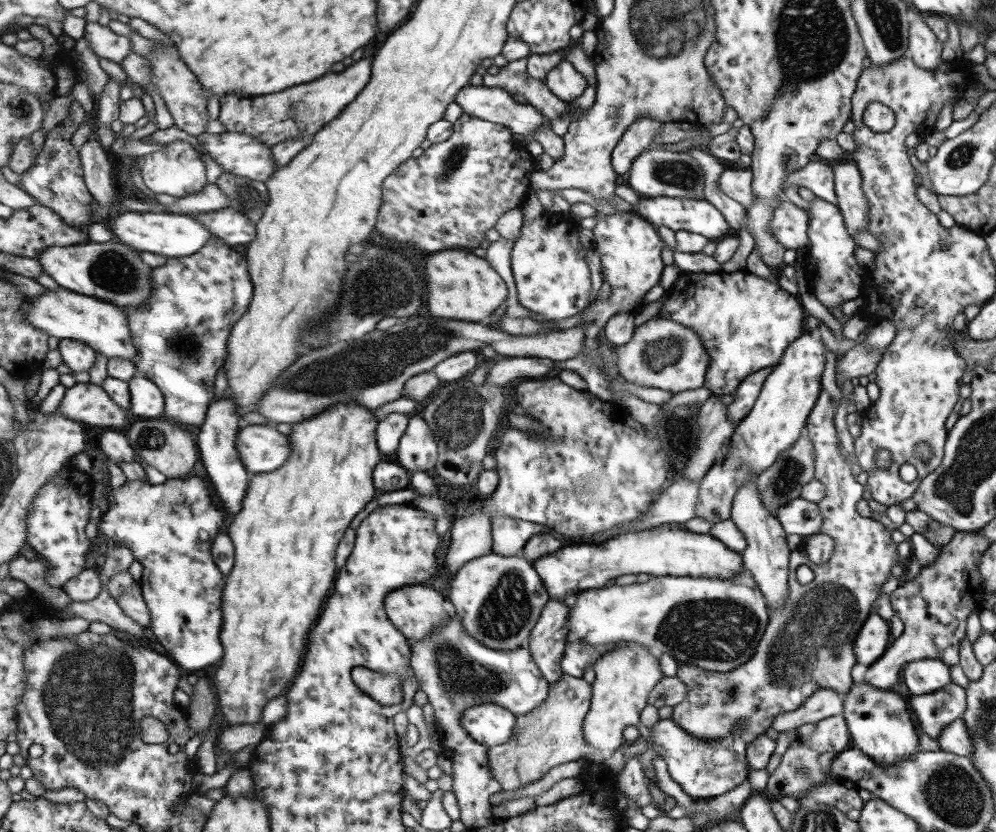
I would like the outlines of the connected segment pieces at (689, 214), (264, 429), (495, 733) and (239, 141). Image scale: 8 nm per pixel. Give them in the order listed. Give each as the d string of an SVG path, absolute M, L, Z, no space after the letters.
M639 196L638 202L633 207L635 212L639 212L654 227L663 226L672 231L684 230L700 234L709 240L720 239L725 235L733 233L725 222L723 215L705 199Z
M263 424L242 426L238 449L244 465L254 474L276 471L292 456L291 437Z
M485 703L464 712L464 729L479 744L497 746L513 736L518 716L498 704Z
M229 132L211 134L203 133L196 137L200 144L202 156L208 152L225 169L225 173L233 173L237 176L245 176L253 180L267 182L279 170L275 156L272 155L272 145L264 144L263 140L254 134L241 132Z

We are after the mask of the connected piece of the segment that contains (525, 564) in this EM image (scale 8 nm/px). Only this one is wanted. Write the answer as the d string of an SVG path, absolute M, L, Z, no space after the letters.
M492 552L461 568L453 580L449 602L463 620L464 628L469 628L469 636L477 636L477 640L495 650L529 648L532 630L551 599L533 565L523 555L503 556Z

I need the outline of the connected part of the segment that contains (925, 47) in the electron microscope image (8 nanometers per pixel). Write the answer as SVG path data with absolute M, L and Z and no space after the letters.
M915 19L908 23L908 45L906 55L915 66L923 70L933 70L940 67L942 42L929 30L921 20Z

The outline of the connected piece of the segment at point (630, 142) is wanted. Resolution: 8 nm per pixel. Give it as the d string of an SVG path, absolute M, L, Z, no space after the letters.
M640 116L620 136L619 142L612 148L611 163L617 175L622 175L631 167L632 160L648 148L654 136L660 132L662 124L648 116Z

